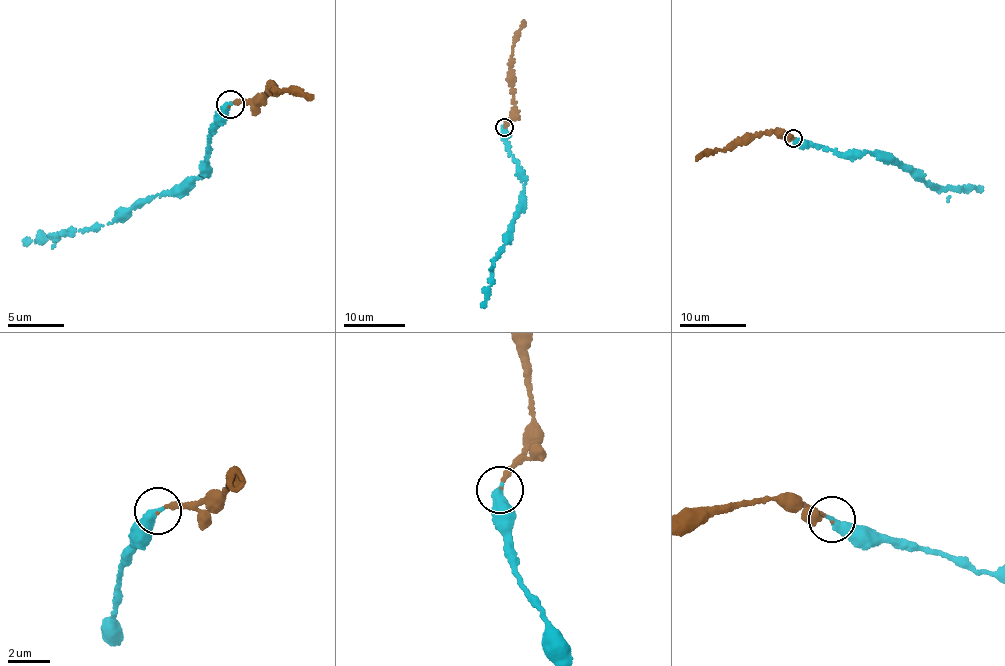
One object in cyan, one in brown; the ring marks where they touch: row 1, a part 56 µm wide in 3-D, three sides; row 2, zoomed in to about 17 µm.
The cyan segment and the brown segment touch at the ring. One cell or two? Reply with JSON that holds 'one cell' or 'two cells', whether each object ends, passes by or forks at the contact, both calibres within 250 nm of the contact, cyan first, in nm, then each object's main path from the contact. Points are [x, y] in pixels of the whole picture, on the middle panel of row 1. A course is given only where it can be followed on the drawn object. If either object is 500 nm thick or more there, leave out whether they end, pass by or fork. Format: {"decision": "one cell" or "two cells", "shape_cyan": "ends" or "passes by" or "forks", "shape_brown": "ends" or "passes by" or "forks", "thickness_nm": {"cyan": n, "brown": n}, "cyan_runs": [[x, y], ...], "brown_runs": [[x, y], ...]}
{"decision": "one cell", "shape_cyan": "ends", "shape_brown": "ends", "thickness_nm": {"cyan": 480, "brown": 170}, "cyan_runs": [[504, 128], [524, 192], [509, 241], [492, 268], [489, 293], [482, 308]], "brown_runs": [[505, 127], [512, 116], [514, 102], [510, 61], [513, 37], [524, 20]]}

